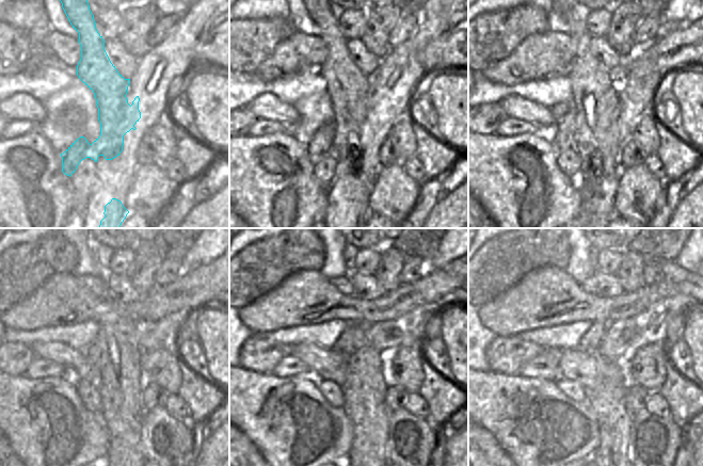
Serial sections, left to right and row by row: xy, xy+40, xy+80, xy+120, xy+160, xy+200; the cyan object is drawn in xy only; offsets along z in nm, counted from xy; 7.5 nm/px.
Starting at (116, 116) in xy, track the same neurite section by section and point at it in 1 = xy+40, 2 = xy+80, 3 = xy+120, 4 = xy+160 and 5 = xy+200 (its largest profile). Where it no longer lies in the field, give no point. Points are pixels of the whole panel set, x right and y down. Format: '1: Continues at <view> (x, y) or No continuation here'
1: Continues at xy+40 (348, 87)
2: Continues at xy+80 (594, 109)
3: Continues at xy+120 (115, 353)
4: Continues at xy+160 (364, 405)
5: Continues at xy+200 (613, 420).

